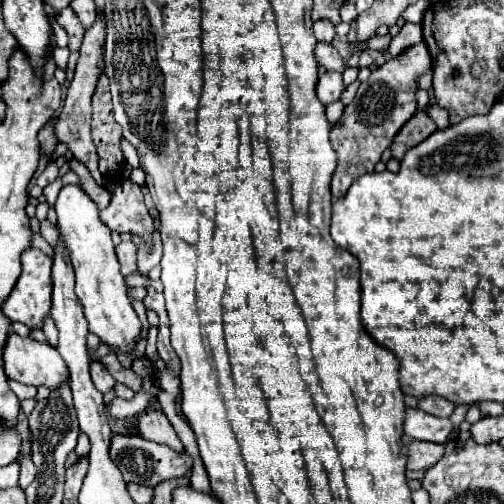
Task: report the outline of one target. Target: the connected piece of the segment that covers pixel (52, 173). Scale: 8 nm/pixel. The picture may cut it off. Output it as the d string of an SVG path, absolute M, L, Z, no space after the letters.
M52 162L52 164L48 164L46 166L46 170L38 176L38 180L36 180L36 184L40 186L40 188L44 188L46 184L50 184L52 180L56 180L58 178L58 168L56 168L56 164Z

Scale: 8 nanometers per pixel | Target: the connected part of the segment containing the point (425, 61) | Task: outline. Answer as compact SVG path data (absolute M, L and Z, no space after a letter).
M422 42L388 60L360 84L354 100L344 108L342 118L330 130L330 142L338 154L338 166L330 182L332 200L342 198L356 178L374 172L382 152L390 148L398 130L416 114L416 78L428 68L432 68L432 60L426 44Z

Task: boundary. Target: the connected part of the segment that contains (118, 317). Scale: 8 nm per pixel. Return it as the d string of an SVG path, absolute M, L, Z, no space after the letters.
M64 186L54 208L58 214L58 232L72 256L76 270L76 296L84 306L90 332L96 334L116 354L132 354L140 338L142 324L128 300L128 288L124 276L120 274L110 230L106 224L102 224L96 204L82 192L80 186Z

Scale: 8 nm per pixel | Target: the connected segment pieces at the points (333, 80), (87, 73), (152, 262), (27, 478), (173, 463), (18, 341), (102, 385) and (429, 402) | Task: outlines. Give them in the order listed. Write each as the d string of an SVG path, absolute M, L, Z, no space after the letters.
M324 72L320 76L316 92L318 92L318 98L320 98L322 104L330 104L330 102L340 100L342 90L344 90L344 84L342 84L340 72Z
M98 12L96 16L96 22L86 30L84 34L84 44L80 48L80 60L78 60L78 66L76 66L76 74L68 86L68 92L66 92L66 100L64 100L64 106L58 114L58 124L56 124L56 134L58 136L66 136L66 144L68 144L68 150L80 160L86 164L86 168L90 170L92 178L104 186L106 184L106 178L98 172L98 154L96 154L96 148L90 140L90 118L92 118L92 108L90 108L90 98L94 94L94 88L96 88L96 82L98 82L98 76L100 72L104 70L104 42L106 42L106 22L104 22L104 14Z
M154 228L154 234L152 234L152 252L148 252L144 238L132 236L132 242L138 246L138 274L148 276L148 272L150 272L154 266L158 266L158 264L160 264L160 258L162 258L160 234L158 234L158 230Z
M24 450L18 456L18 464L20 464L20 488L28 488L34 482L36 466L34 466L30 454L26 454Z
M114 434L110 436L110 458L120 468L124 482L138 482L156 488L164 480L182 478L192 472L192 458L188 452L174 452L164 444L150 442L138 434Z
M14 332L4 348L4 370L8 378L36 388L46 386L54 390L70 380L70 370L56 348Z
M92 362L92 366L90 366L90 374L92 374L92 382L94 382L94 386L96 386L102 394L106 394L108 390L112 390L114 384L116 384L116 380L110 376L110 372L106 372L106 368L102 370L102 366L100 366L98 362Z
M428 396L428 398L422 398L418 402L418 408L432 414L432 416L438 416L438 418L448 418L452 412L454 412L454 404L450 404L446 398L440 398L440 396Z

